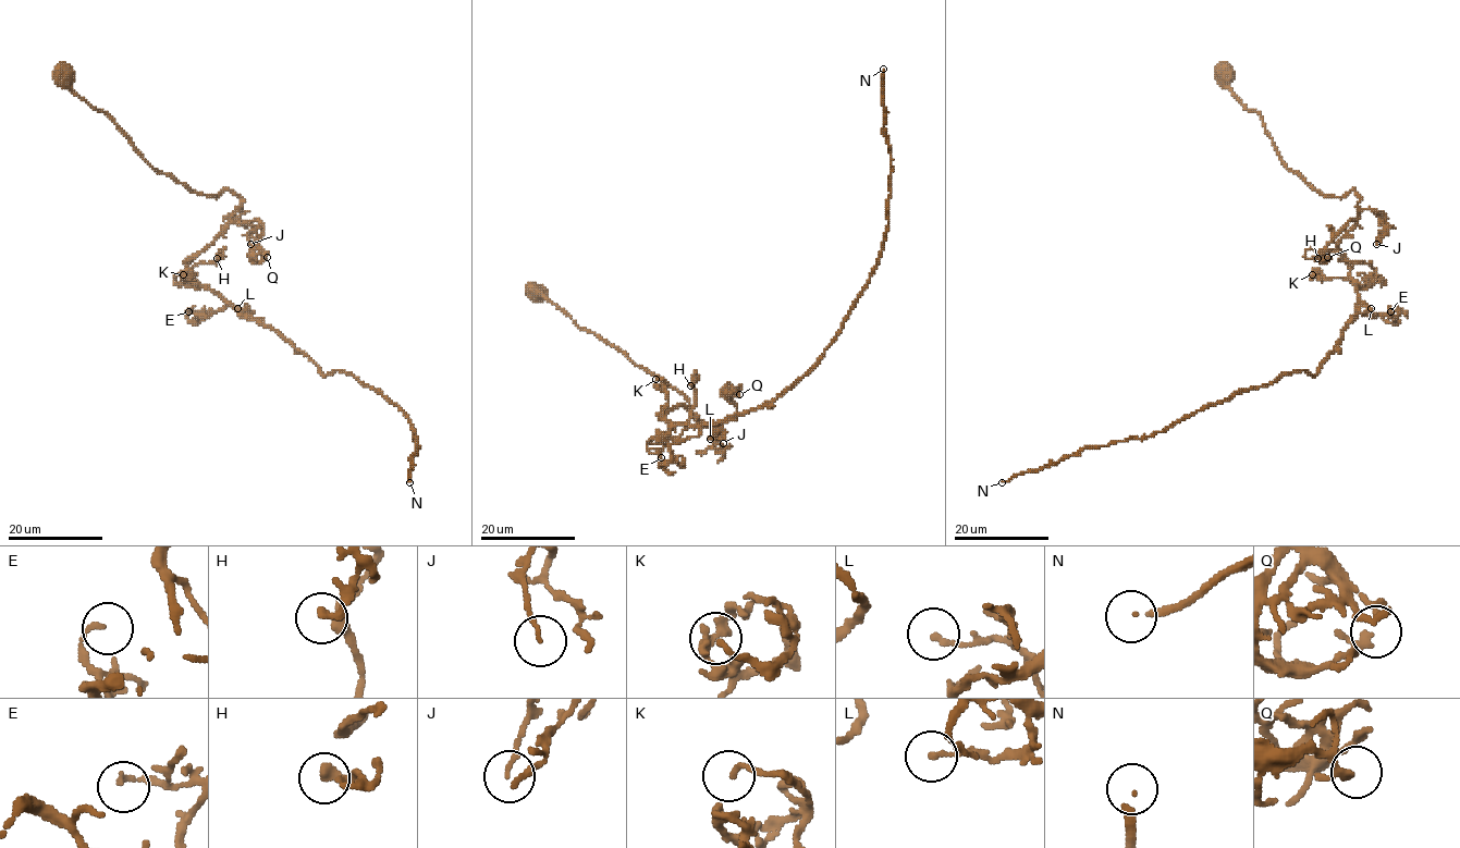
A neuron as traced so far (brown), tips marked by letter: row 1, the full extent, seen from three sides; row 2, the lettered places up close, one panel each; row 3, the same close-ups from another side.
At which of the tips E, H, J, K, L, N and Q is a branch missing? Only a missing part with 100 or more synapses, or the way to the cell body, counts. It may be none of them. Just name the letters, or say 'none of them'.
N

